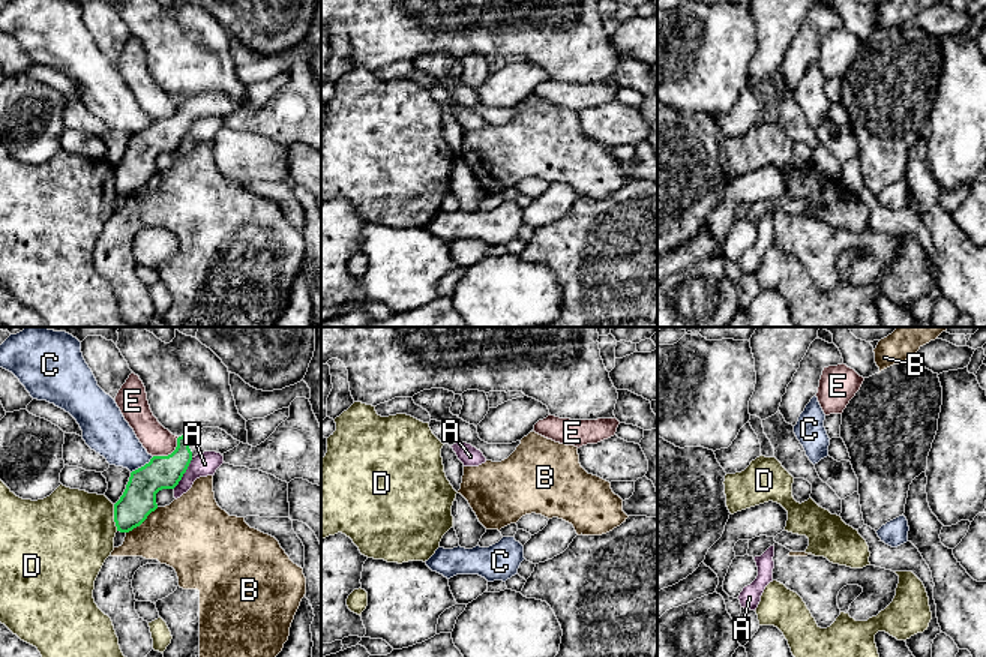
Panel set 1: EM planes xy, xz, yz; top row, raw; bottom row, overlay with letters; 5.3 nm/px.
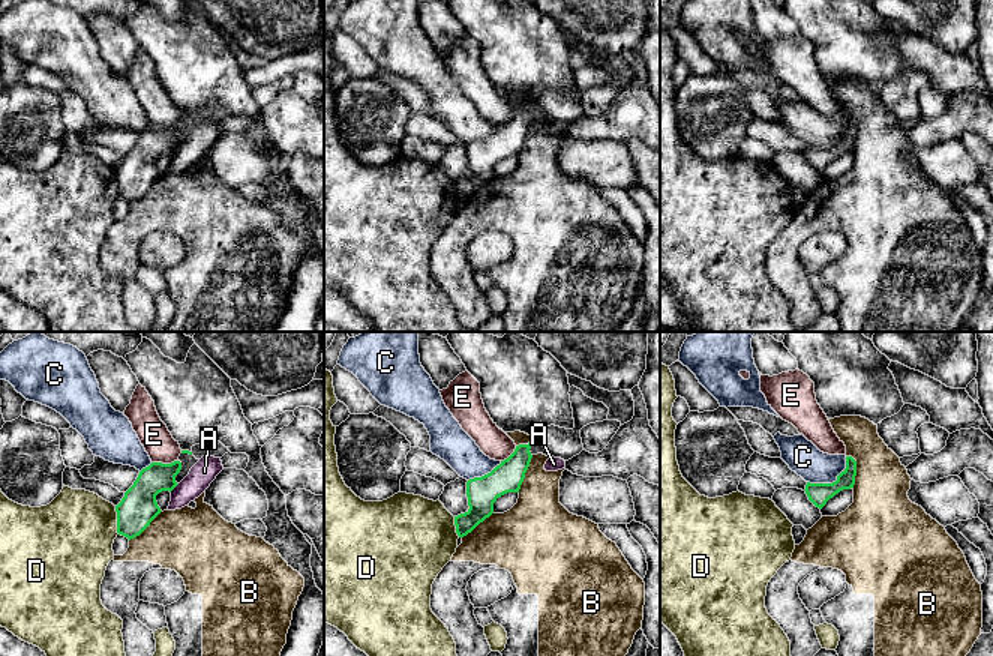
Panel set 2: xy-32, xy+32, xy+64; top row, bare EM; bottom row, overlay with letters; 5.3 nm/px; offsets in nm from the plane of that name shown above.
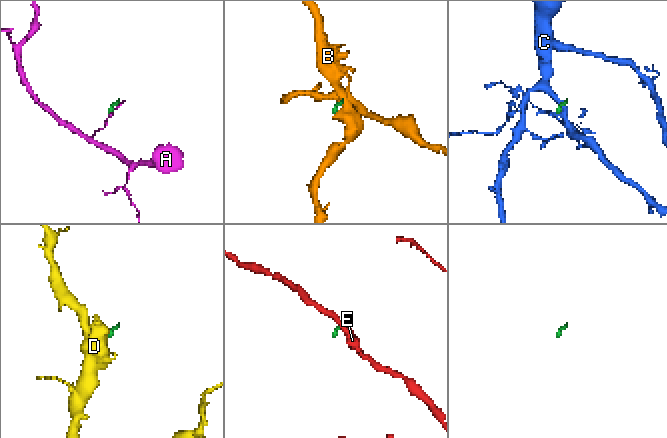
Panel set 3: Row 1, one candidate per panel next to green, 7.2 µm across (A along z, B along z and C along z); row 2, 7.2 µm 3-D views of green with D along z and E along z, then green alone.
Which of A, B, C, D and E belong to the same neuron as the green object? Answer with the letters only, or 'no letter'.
D

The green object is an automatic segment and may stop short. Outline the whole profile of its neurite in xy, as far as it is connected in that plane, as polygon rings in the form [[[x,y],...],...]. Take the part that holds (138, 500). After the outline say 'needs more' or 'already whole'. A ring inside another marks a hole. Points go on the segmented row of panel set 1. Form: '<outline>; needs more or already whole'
[[[189,435],[179,436],[171,454],[153,456],[149,464],[131,472],[123,495],[114,504],[117,531],[129,532],[140,526],[158,508],[156,494],[179,484],[192,460],[189,442]]]; already whole

